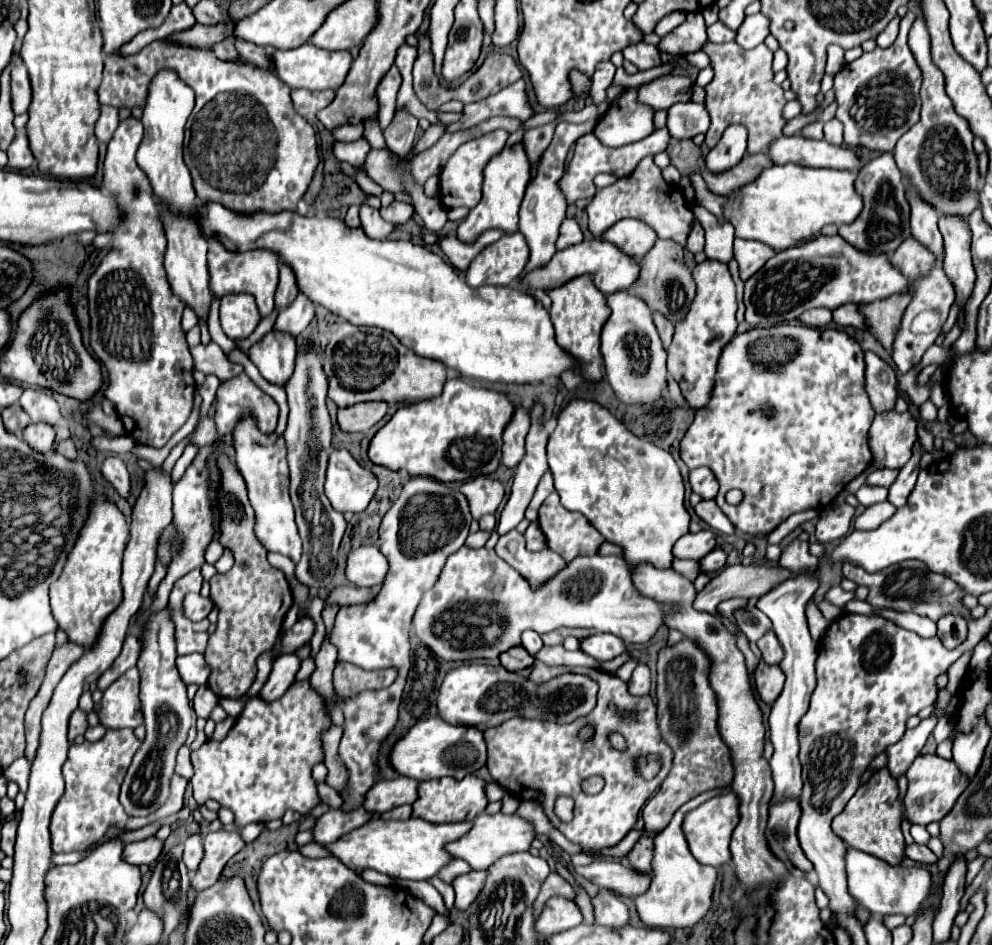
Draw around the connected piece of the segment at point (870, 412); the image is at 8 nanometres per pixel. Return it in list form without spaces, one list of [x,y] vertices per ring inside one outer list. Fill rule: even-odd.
[[[778,325],[770,329],[757,329],[755,327],[755,329],[749,329],[745,333],[735,335],[725,345],[725,349],[719,357],[719,363],[717,363],[717,375],[715,375],[711,399],[705,407],[701,407],[695,413],[695,421],[687,429],[685,437],[681,439],[679,453],[681,453],[683,463],[689,467],[689,471],[693,471],[697,467],[709,467],[715,473],[715,477],[721,485],[721,491],[717,495],[717,505],[731,519],[731,523],[737,527],[739,533],[743,533],[743,535],[771,533],[779,523],[783,523],[793,513],[801,513],[801,511],[807,511],[807,509],[823,509],[829,503],[833,503],[835,497],[845,489],[845,485],[851,483],[857,475],[861,475],[871,465],[867,431],[873,423],[873,417],[875,417],[875,409],[871,407],[871,401],[869,401],[867,391],[865,391],[865,353],[863,353],[861,345],[851,335],[847,335],[841,329],[833,329],[833,327],[827,327],[827,329],[803,325]],[[731,489],[743,491],[743,501],[739,505],[729,505],[725,501],[725,495]]]

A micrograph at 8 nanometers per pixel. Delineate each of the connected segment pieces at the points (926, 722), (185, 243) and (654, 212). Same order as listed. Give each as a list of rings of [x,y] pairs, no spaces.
[[[931,715],[923,719],[915,729],[907,729],[905,737],[897,745],[891,745],[887,749],[889,771],[893,777],[899,777],[909,769],[909,765],[913,763],[913,759],[919,755],[921,747],[925,745],[927,737],[933,733],[937,721],[939,721],[939,715]]]
[[[161,69],[151,85],[149,95],[143,107],[143,127],[145,137],[137,151],[137,163],[141,169],[145,169],[153,193],[159,203],[167,203],[171,211],[163,213],[163,225],[167,235],[167,253],[165,253],[165,271],[171,285],[173,295],[177,295],[187,307],[195,311],[199,321],[207,323],[209,309],[215,299],[215,293],[209,285],[209,263],[207,263],[207,241],[201,237],[199,225],[193,219],[197,199],[195,189],[191,185],[191,175],[187,165],[183,163],[183,129],[185,121],[191,115],[191,109],[195,105],[195,93],[193,89],[173,71],[173,69]]]
[[[645,157],[629,177],[617,179],[613,185],[599,189],[587,207],[587,215],[589,215],[589,231],[597,239],[617,221],[631,217],[651,225],[657,231],[659,239],[673,239],[681,245],[685,245],[685,237],[689,235],[689,225],[695,221],[695,215],[687,205],[683,191],[681,189],[677,191],[663,179],[661,169],[655,165],[653,157]]]

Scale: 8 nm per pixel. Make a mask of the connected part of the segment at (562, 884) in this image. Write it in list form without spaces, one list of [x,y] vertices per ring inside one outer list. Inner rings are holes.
[[[551,873],[551,875],[545,879],[545,883],[543,883],[543,887],[541,887],[541,893],[539,893],[539,897],[537,897],[537,905],[535,905],[537,915],[539,915],[539,911],[543,909],[545,901],[547,901],[551,895],[561,895],[561,897],[565,897],[565,899],[569,899],[569,901],[575,901],[577,889],[575,889],[569,881],[565,881],[559,873]]]

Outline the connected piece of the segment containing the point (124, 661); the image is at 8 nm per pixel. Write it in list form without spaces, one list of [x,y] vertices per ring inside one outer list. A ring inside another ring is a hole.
[[[129,633],[129,635],[125,637],[121,655],[119,655],[119,657],[113,661],[113,665],[99,677],[97,687],[99,687],[101,691],[105,691],[105,689],[107,689],[115,679],[119,679],[127,669],[131,669],[131,667],[137,665],[139,655],[141,655],[141,641],[139,641],[139,637],[137,637],[135,633]]]

